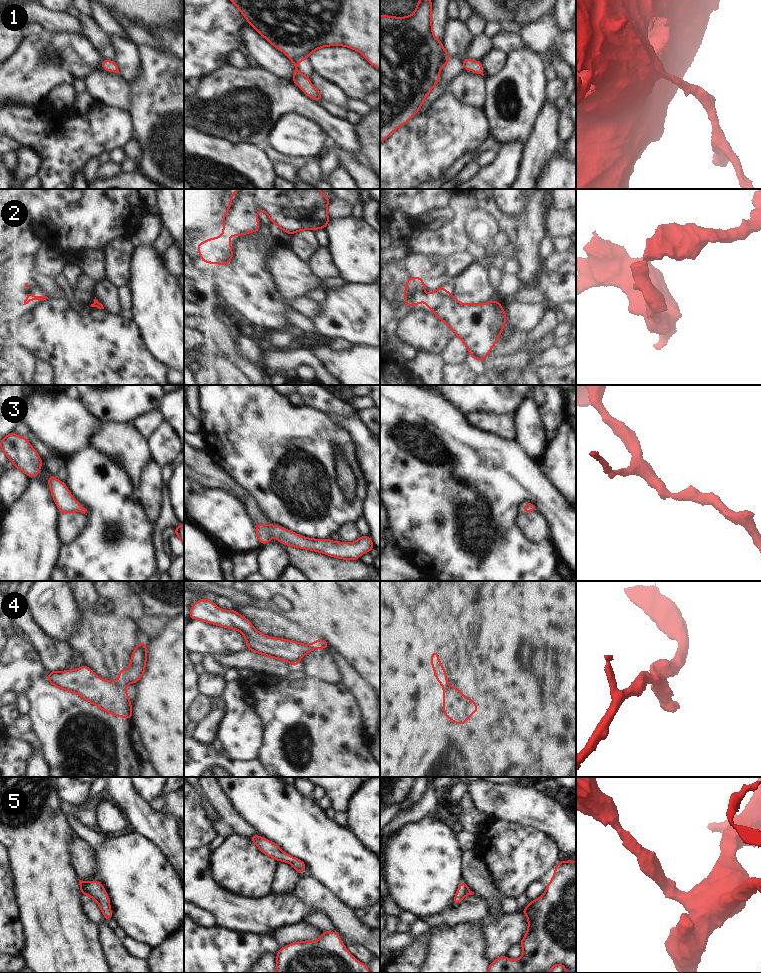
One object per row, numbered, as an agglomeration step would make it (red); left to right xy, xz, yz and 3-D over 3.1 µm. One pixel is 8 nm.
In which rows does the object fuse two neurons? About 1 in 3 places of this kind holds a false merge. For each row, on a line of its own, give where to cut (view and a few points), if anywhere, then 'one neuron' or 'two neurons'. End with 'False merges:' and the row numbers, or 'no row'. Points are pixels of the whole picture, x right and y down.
1: no cut | one neuron
2: no cut | one neuron
3: no cut | one neuron
4: xy (118, 682), (124, 685) | two neurons
5: no cut | one neuron
False merges: 4

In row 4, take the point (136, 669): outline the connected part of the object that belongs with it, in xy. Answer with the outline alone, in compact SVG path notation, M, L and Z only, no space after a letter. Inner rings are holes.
M141 641L133 650L131 662L127 671L123 668L118 673L118 683L128 685L137 683L145 673L145 664L147 661L147 646Z

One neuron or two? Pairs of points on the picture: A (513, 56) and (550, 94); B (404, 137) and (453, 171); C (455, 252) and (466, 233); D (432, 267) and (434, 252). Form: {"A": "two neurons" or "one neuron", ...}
{"A": "two neurons", "B": "two neurons", "C": "two neurons", "D": "one neuron"}

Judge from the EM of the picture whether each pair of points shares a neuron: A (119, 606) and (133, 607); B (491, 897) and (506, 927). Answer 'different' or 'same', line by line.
A: same
B: different

